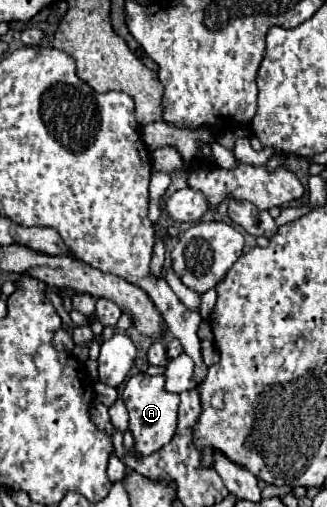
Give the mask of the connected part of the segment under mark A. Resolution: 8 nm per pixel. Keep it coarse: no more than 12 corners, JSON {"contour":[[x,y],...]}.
{"contour":[[137,373],[123,403],[135,451],[151,455],[175,435],[179,395],[163,375]]}

